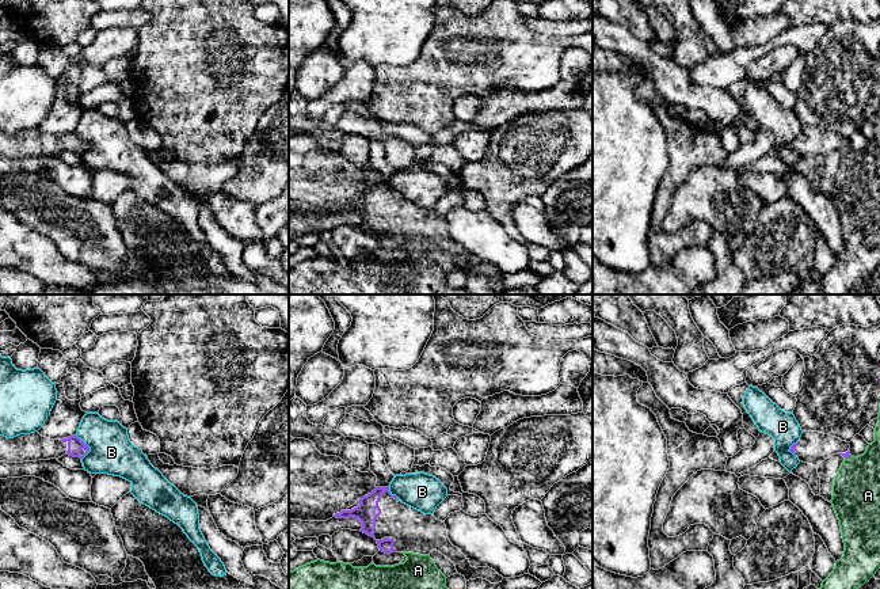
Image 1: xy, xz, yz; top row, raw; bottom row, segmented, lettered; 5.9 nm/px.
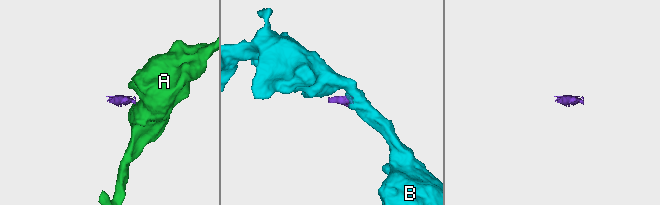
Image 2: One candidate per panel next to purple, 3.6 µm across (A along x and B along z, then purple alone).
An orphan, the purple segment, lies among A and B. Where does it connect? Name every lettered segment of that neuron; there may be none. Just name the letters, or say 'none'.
none

